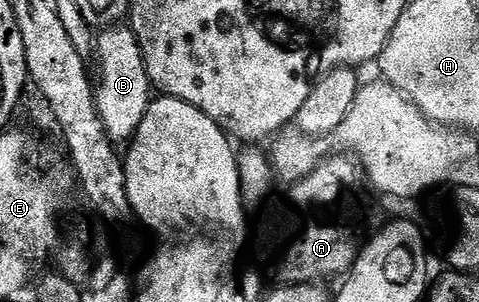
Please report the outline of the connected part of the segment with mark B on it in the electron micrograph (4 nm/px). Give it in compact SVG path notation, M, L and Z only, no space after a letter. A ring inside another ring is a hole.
M125 25L104 28L95 39L96 59L95 98L105 133L114 141L132 140L151 102L151 84L147 77L143 53L133 30Z

